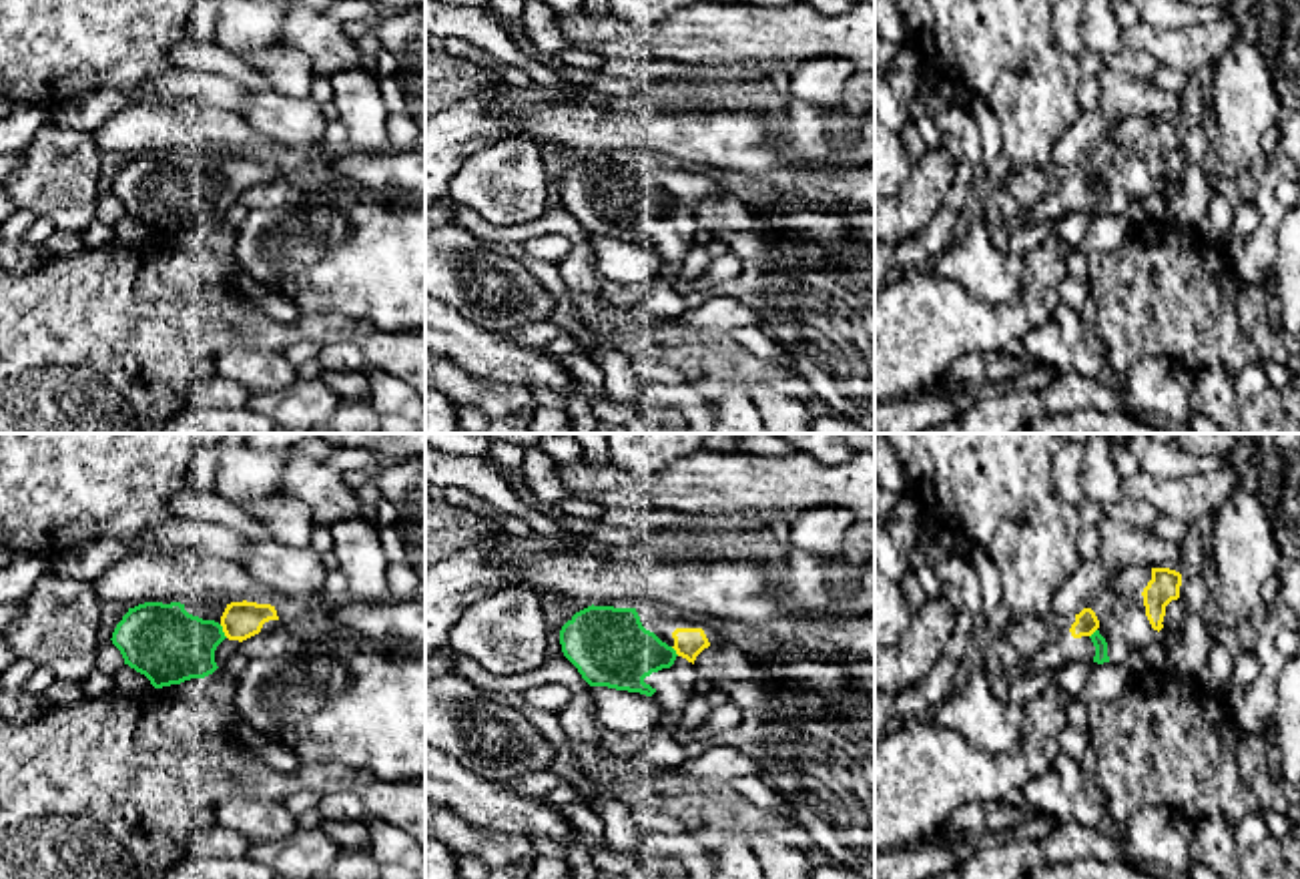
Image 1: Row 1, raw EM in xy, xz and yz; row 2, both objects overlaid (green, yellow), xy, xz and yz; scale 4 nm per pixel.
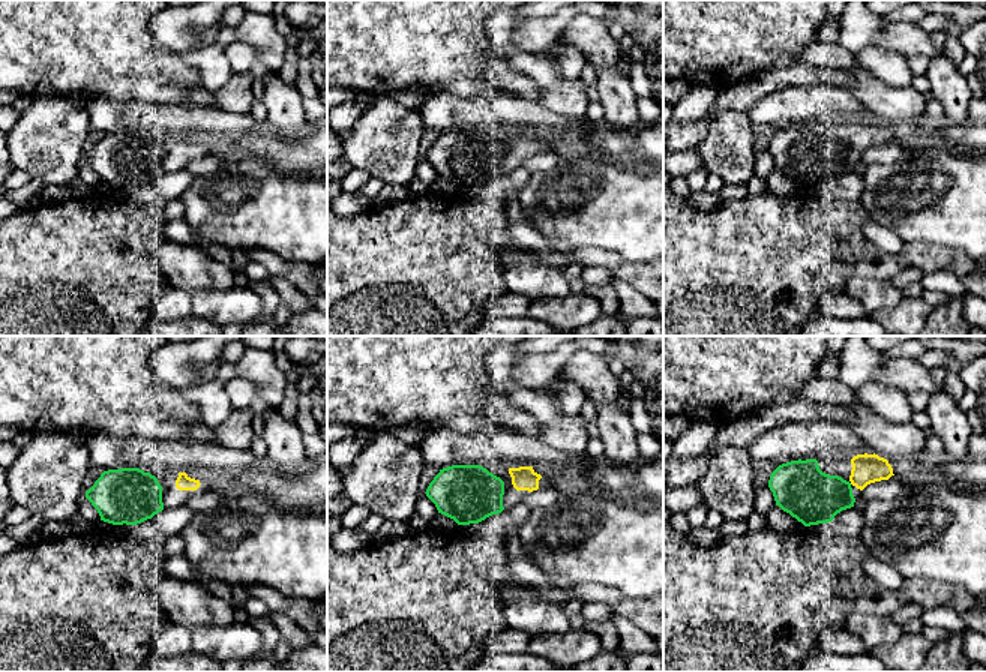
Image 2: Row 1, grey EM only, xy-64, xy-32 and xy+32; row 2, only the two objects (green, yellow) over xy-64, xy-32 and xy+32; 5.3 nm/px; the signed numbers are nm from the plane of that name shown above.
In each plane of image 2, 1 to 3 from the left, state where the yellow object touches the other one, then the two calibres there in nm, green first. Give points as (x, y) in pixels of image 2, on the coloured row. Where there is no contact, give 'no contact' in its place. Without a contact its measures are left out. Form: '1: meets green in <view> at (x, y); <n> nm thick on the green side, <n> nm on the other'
1: no contact
2: no contact
3: no contact

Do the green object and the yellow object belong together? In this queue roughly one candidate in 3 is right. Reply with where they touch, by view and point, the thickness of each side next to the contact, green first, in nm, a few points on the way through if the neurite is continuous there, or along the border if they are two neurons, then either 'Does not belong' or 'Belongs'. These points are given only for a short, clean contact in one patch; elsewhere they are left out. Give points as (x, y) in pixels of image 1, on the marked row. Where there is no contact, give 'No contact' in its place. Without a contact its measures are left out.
Touches green at xy (221, 631). Thickness 300 nm (green) against 150 nm. Belongs

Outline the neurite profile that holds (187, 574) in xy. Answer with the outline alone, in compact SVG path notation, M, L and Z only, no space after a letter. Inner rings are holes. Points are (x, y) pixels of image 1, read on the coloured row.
M179 548L169 556L128 552L94 582L102 602L134 608L144 602L257 602L271 604L283 594L269 590L239 562L201 548Z

